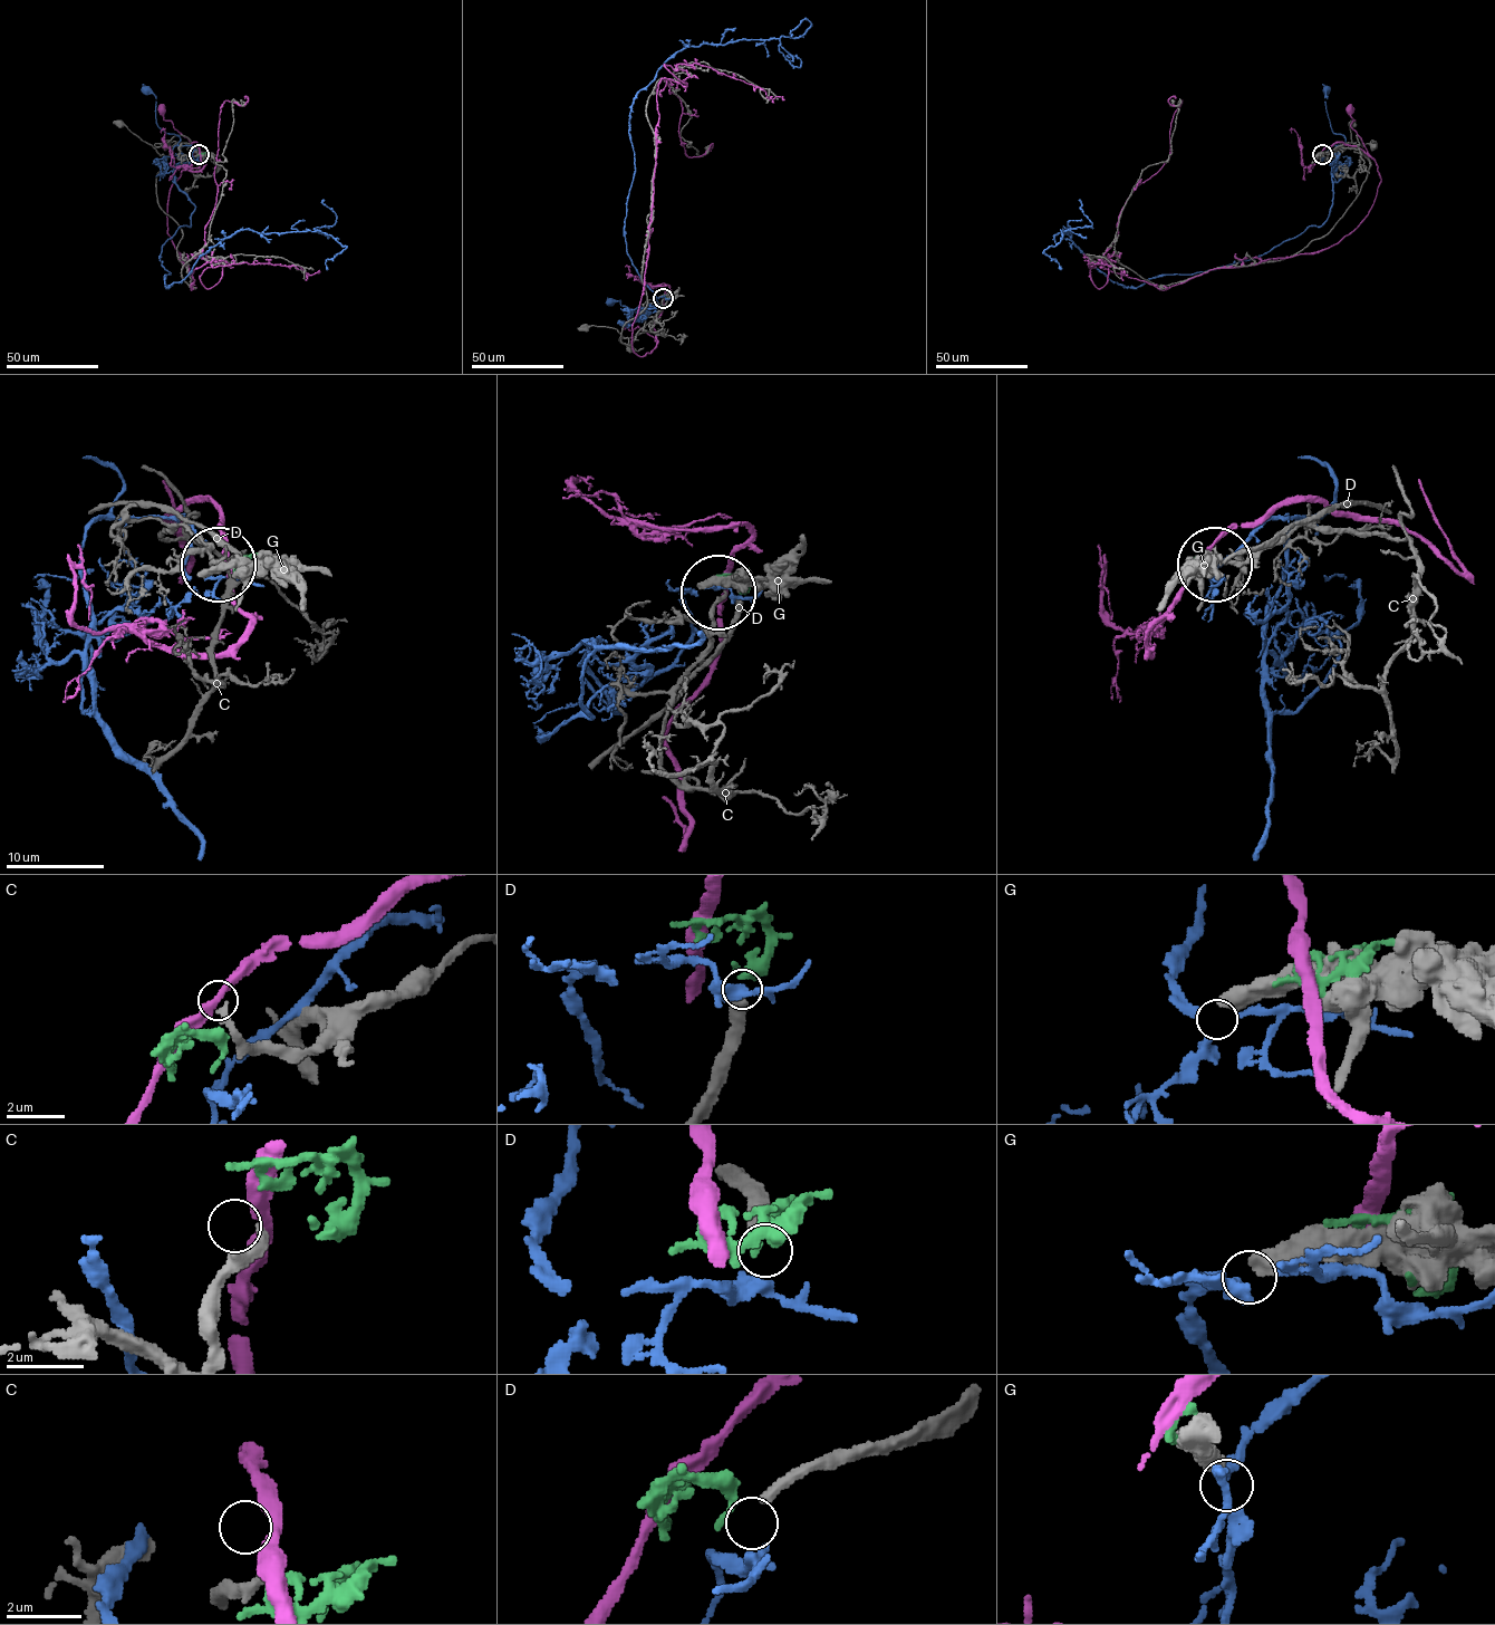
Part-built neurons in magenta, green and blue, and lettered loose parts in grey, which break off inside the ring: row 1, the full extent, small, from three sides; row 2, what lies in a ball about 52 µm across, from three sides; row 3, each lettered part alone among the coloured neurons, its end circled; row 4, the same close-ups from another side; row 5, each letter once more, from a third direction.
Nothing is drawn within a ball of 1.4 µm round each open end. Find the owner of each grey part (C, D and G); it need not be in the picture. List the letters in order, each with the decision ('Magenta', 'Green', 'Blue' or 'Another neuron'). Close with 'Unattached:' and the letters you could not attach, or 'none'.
C: Another neuron
D: Another neuron
G: Another neuron
Unattached: C, D, G

